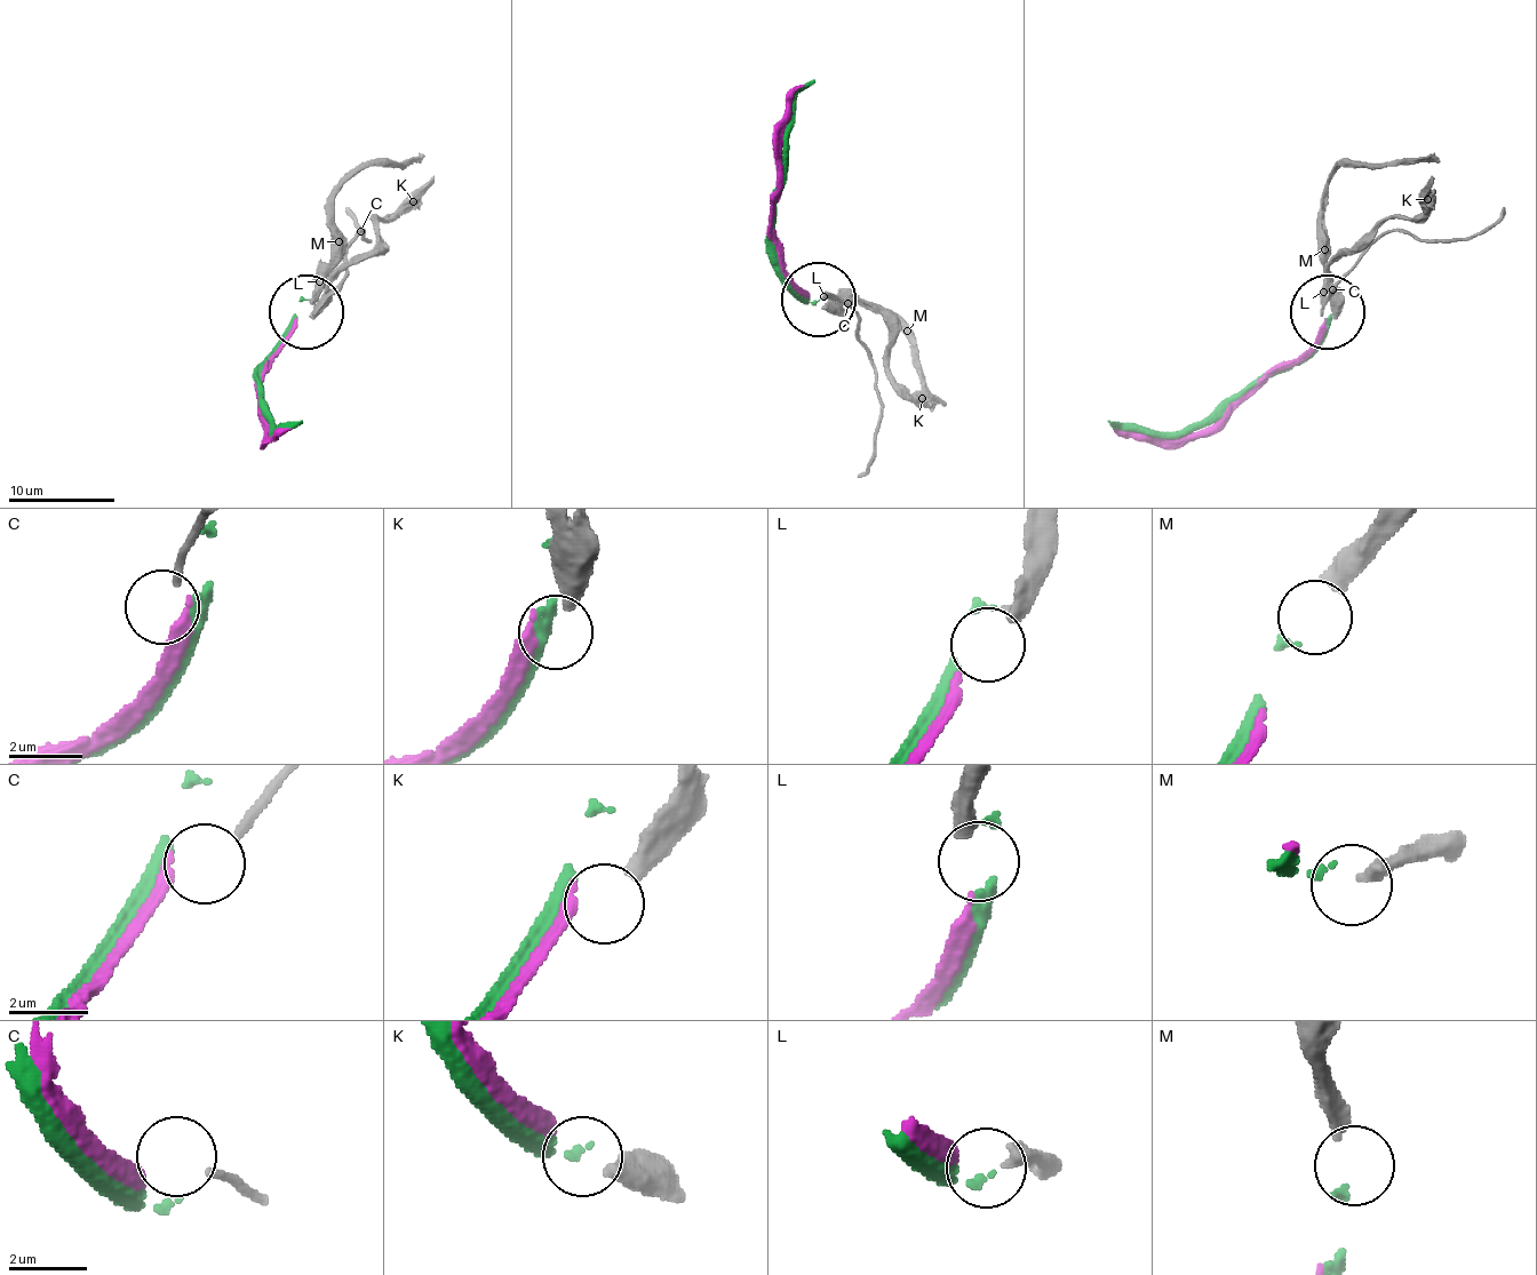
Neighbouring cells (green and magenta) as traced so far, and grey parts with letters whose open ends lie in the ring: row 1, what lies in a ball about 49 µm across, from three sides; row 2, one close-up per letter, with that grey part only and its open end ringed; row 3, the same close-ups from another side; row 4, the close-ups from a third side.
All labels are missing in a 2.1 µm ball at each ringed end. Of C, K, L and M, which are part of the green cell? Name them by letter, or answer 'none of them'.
M

